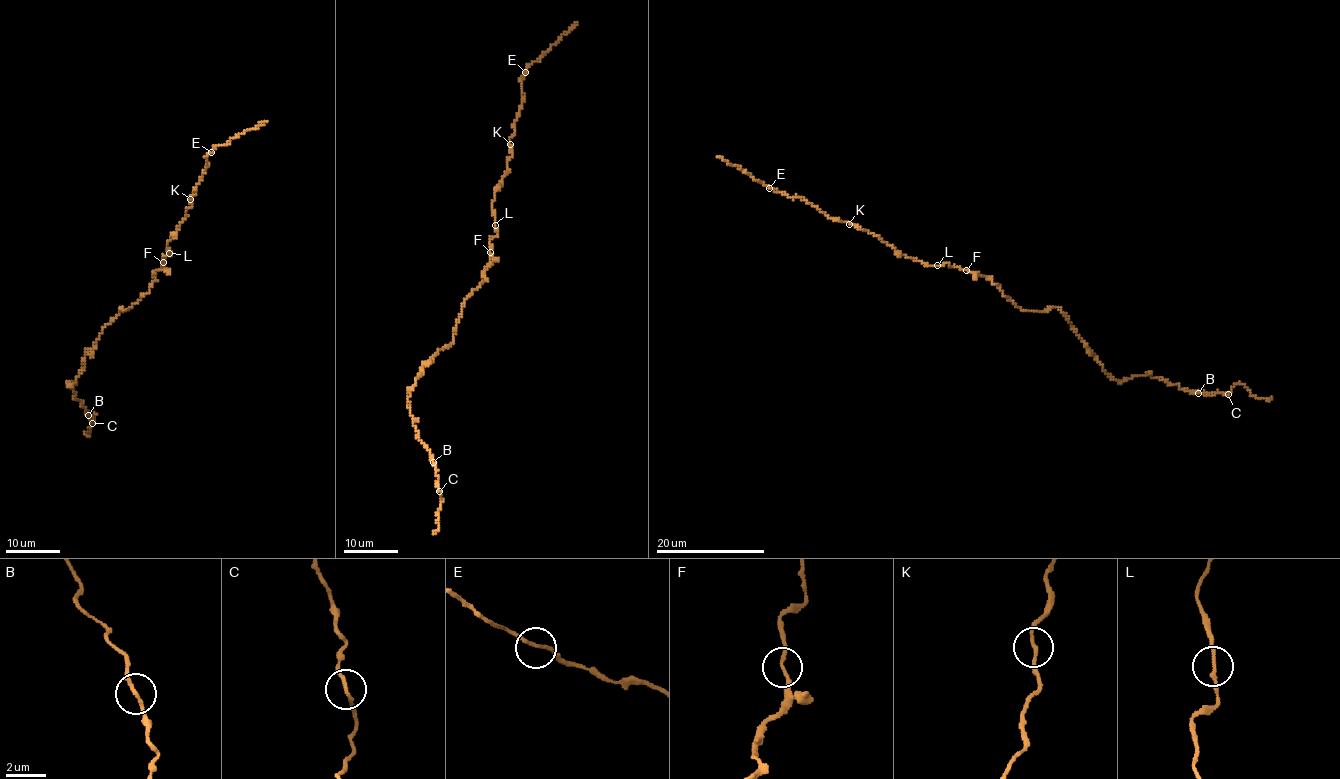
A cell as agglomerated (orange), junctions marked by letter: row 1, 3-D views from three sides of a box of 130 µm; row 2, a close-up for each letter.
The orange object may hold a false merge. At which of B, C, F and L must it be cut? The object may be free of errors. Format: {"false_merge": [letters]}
{"false_merge": []}

